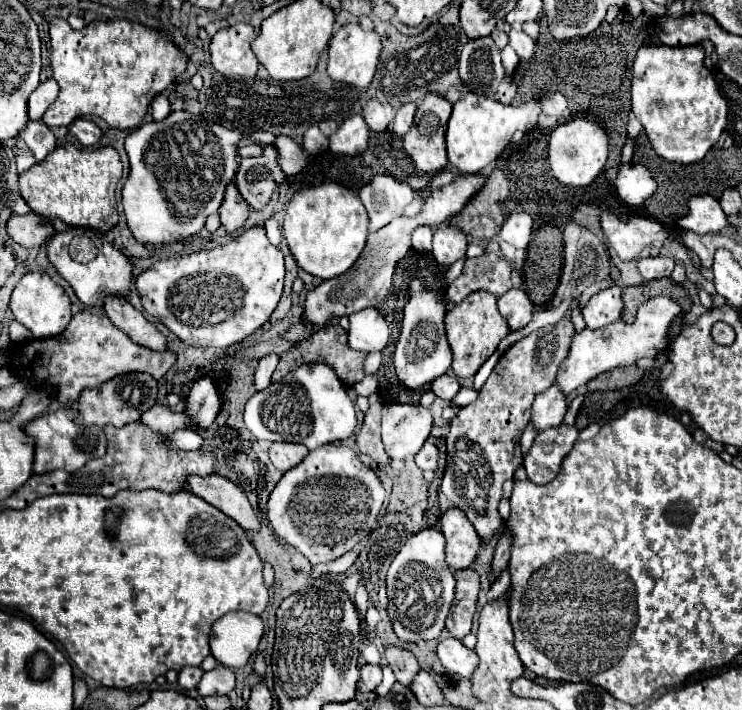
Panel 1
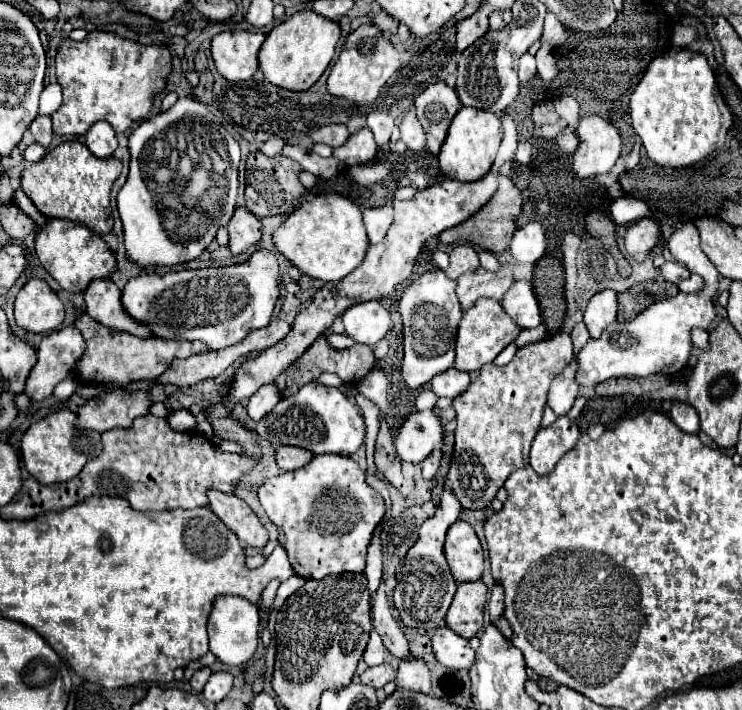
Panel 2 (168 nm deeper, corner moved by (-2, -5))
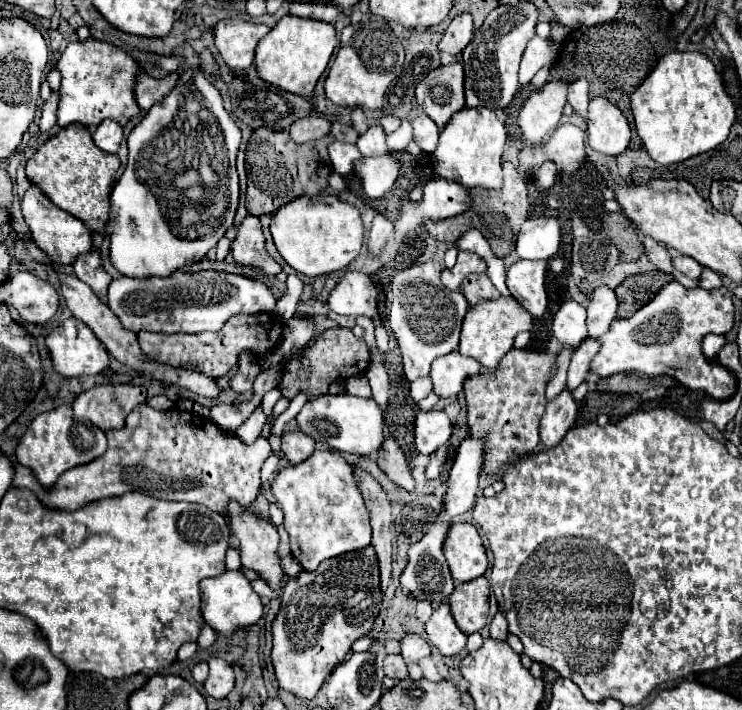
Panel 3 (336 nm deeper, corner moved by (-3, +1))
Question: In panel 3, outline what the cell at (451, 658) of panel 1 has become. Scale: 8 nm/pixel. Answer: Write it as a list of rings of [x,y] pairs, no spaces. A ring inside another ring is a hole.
[[[446,602],[440,604],[440,608],[436,608],[430,620],[426,622],[426,634],[428,634],[428,640],[444,656],[454,656],[462,652],[466,646],[466,634],[462,634],[460,628],[456,626],[450,606]]]

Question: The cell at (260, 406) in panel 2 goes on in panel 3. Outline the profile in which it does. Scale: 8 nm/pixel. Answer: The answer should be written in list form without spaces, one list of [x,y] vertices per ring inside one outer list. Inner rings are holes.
[[[256,408],[256,410],[252,412],[252,416],[236,430],[236,436],[238,436],[242,442],[252,444],[252,442],[260,436],[264,424],[266,424],[266,414],[262,412],[262,408]]]

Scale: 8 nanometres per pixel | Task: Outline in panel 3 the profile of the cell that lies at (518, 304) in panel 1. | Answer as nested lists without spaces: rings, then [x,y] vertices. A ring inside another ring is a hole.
[[[516,260],[506,270],[510,294],[534,316],[540,318],[548,306],[546,296],[546,260]]]

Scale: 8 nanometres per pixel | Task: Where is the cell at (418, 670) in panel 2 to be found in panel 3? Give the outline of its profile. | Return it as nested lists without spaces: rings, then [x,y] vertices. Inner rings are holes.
[[[406,634],[400,640],[400,648],[402,648],[402,658],[406,660],[406,666],[410,670],[410,678],[412,680],[420,680],[422,678],[420,658],[430,654],[428,642],[422,636],[418,636],[418,634]]]

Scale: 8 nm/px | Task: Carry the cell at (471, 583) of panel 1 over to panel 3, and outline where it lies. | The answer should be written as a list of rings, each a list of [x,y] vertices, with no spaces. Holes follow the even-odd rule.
[[[482,576],[458,584],[450,594],[450,608],[458,628],[464,634],[474,634],[482,630],[488,624],[488,608],[490,608],[488,580]]]

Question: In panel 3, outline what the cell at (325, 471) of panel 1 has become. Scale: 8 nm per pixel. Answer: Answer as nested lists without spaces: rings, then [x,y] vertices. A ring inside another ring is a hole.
[[[316,450],[302,464],[282,468],[270,484],[274,500],[284,512],[284,528],[290,534],[292,556],[304,570],[314,570],[322,560],[350,550],[366,548],[372,538],[370,516],[362,494],[354,488],[352,466],[332,450]]]

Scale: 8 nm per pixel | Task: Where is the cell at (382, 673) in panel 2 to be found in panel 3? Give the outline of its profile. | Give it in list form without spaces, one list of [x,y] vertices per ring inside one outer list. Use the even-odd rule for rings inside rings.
[[[400,654],[386,656],[386,660],[384,660],[384,672],[386,672],[386,676],[394,678],[396,682],[408,678],[408,668],[406,668],[406,664],[404,664],[404,660],[402,660]]]

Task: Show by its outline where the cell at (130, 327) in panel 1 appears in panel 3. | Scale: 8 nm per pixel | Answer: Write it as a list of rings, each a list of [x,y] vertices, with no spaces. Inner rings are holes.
[[[90,250],[88,254],[80,254],[74,264],[74,274],[86,282],[94,294],[106,302],[106,292],[108,292],[108,284],[110,284],[110,276],[106,274],[106,270],[102,268],[102,260],[100,260],[100,252],[98,250]]]

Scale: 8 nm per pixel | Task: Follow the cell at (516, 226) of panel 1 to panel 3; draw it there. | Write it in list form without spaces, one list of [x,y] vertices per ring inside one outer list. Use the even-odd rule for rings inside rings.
[[[530,218],[518,234],[516,254],[524,260],[548,260],[560,248],[560,234],[556,218]]]

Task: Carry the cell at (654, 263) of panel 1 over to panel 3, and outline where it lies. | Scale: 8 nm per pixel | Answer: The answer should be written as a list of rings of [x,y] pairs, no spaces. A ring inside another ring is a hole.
[[[676,256],[676,258],[672,258],[672,264],[674,264],[676,270],[680,270],[682,274],[686,274],[688,278],[700,278],[700,274],[704,270],[702,264],[698,264],[690,256]]]

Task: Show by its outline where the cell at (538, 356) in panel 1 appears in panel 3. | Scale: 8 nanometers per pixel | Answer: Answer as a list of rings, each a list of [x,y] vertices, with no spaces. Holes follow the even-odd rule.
[[[510,350],[494,372],[478,374],[466,380],[464,392],[468,402],[468,426],[474,436],[486,436],[486,456],[484,474],[498,474],[504,464],[526,456],[538,446],[538,424],[546,410],[546,382],[554,356],[548,352],[532,350]]]

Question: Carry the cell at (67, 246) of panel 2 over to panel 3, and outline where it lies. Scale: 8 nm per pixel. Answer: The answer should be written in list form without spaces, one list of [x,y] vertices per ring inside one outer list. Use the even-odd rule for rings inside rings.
[[[32,184],[24,198],[22,198],[22,214],[24,214],[24,220],[32,232],[32,238],[34,242],[58,264],[72,264],[76,260],[78,254],[86,254],[92,250],[92,236],[90,236],[90,230],[84,226],[82,220],[78,220],[76,216],[56,208],[46,196],[44,192]]]

